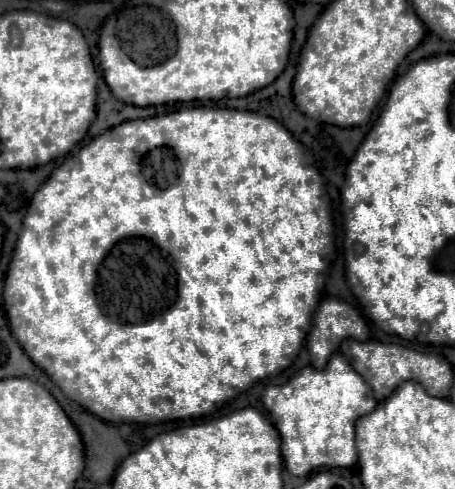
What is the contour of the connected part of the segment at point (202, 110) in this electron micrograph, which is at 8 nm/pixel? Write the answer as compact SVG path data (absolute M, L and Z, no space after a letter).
M189 107L157 115L156 118L148 118L148 120L122 122L122 124L106 130L104 134L100 134L94 140L91 140L90 144L82 146L76 154L68 156L64 160L64 164L58 166L52 172L52 176L38 188L36 198L31 198L30 200L26 218L24 218L24 224L22 224L22 234L16 240L13 255L15 257L10 262L6 284L4 284L4 306L6 306L6 314L8 314L8 322L10 322L12 334L18 338L20 346L26 350L26 354L32 358L32 362L36 366L44 368L48 372L48 376L58 386L64 386L64 390L72 396L74 402L78 402L80 406L84 406L86 410L90 410L92 414L96 414L98 418L102 418L106 422L122 420L122 422L156 424L156 422L198 418L212 414L226 400L230 400L230 398L238 396L240 392L248 390L254 382L258 382L262 378L268 378L268 376L276 376L282 370L286 370L294 362L294 358L298 356L300 346L302 346L302 342L304 342L304 338L306 338L306 334L310 330L312 314L318 306L318 296L320 296L324 289L324 276L322 274L330 266L332 262L330 255L335 250L335 246L332 246L334 242L332 237L333 226L330 199L326 193L326 188L324 188L324 177L316 164L303 144L295 139L280 122L276 122L276 120L272 120L268 116L258 116L258 114L252 114L252 112L238 112L238 110L229 108Z

